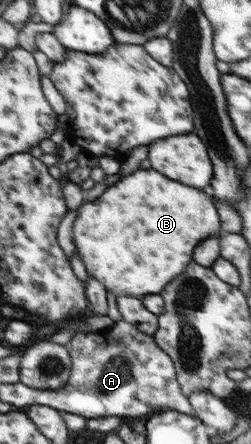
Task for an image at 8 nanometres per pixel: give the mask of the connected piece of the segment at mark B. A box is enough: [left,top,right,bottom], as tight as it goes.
[72,169,222,299]

